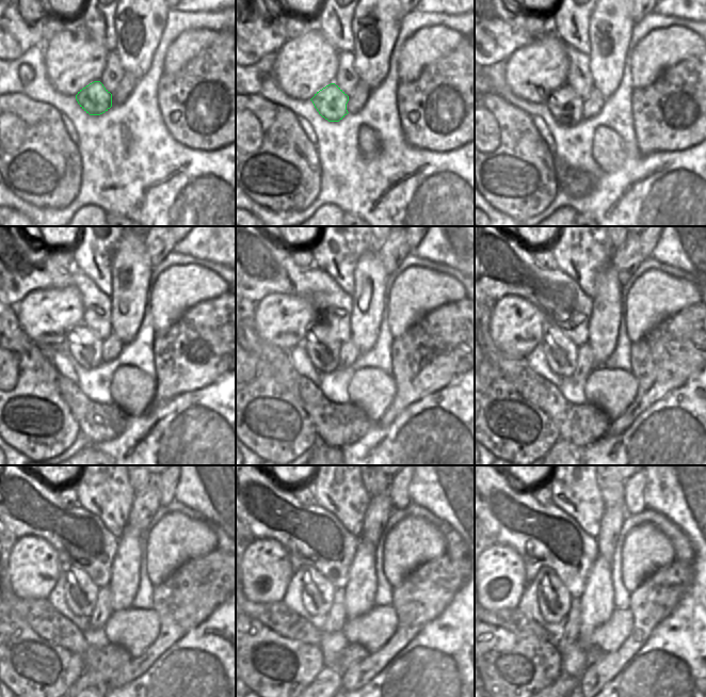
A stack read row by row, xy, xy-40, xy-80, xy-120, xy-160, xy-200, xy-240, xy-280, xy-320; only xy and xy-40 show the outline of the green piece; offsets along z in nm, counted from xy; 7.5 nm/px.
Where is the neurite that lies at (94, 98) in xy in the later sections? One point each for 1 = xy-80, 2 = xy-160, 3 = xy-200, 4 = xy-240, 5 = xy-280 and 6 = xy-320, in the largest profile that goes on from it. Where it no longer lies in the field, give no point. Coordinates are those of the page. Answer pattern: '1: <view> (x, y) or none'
1: xy-80 (566, 107)
2: xy-160 (322, 348)
3: xy-200 (561, 353)
4: xy-240 (81, 593)
5: xy-280 (318, 593)
6: xy-320 (555, 600)

